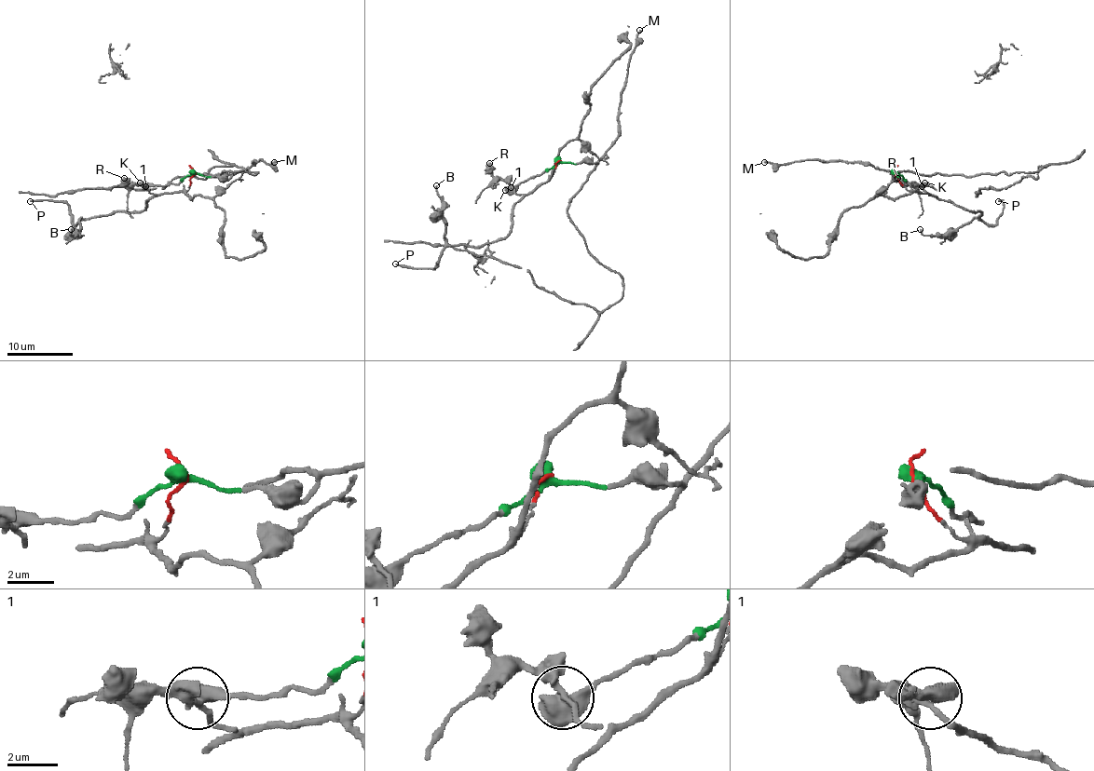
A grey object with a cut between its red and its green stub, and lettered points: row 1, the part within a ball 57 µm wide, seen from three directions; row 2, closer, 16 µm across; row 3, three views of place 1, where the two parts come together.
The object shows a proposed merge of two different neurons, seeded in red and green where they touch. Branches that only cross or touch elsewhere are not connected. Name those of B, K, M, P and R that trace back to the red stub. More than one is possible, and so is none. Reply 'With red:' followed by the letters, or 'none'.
With red: B, P, R

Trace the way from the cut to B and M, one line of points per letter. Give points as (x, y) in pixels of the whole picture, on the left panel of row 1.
B: (193, 171), (195, 174), (186, 191), (152, 196), (143, 210), (80, 219), (76, 234), (72, 235), (70, 228)
M: (193, 172), (229, 176), (254, 161), (263, 159), (270, 165), (274, 161)

